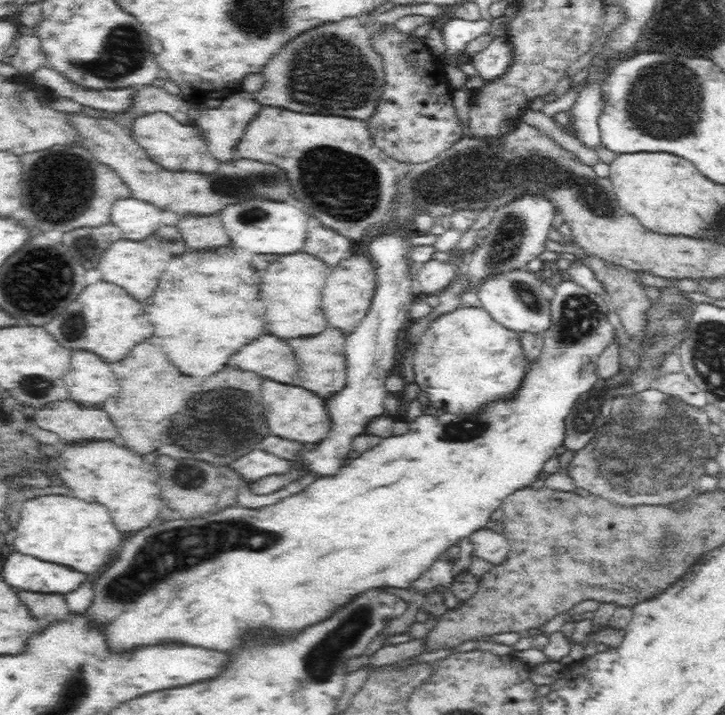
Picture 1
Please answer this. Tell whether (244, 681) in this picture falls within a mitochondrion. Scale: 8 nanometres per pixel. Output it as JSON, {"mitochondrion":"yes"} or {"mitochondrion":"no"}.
{"mitochondrion":"no"}

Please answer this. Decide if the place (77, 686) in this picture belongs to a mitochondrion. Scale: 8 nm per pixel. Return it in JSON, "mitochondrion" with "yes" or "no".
{"mitochondrion":"yes"}

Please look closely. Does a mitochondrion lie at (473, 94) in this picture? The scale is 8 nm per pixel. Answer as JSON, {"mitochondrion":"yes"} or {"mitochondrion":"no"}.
{"mitochondrion":"no"}

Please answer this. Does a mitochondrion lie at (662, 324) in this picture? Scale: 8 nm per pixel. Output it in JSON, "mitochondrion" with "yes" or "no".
{"mitochondrion":"yes"}

